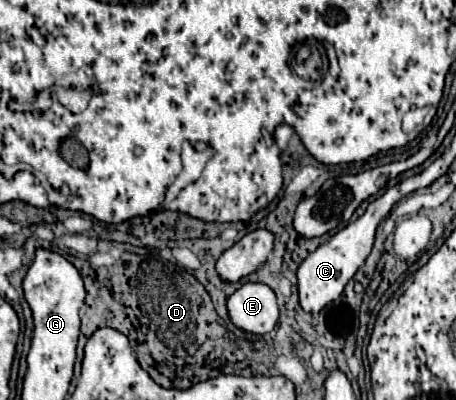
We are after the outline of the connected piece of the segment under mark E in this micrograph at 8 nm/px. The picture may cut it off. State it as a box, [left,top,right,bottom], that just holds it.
[227,282,279,334]

